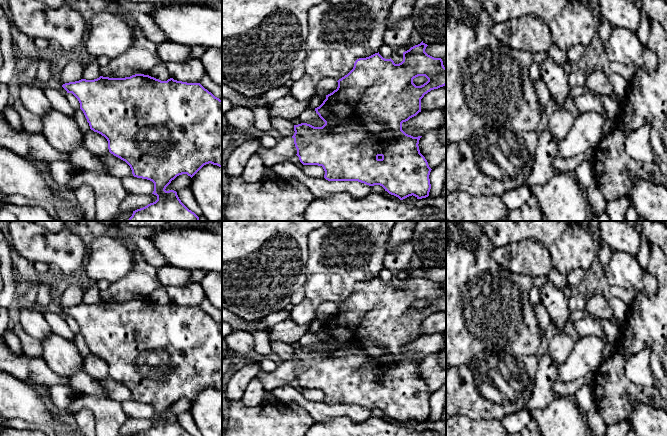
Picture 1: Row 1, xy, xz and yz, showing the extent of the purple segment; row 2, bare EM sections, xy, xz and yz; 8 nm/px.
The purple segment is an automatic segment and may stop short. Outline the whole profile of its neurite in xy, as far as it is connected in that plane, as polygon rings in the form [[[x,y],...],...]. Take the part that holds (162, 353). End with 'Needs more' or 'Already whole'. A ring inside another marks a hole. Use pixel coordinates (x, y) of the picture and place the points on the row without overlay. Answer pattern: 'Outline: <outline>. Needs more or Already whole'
Outline: [[[135,298],[125,302],[100,300],[94,304],[81,303],[79,305],[65,307],[62,311],[67,317],[72,317],[78,323],[80,333],[83,335],[90,353],[107,363],[109,376],[125,385],[130,390],[134,401],[147,403],[154,407],[154,415],[152,418],[157,420],[157,424],[133,436],[192,436],[181,426],[176,415],[166,415],[165,413],[177,400],[187,398],[192,402],[206,388],[211,387],[222,391],[222,324],[215,321],[200,307],[187,307],[174,304],[173,302],[170,302],[167,305],[161,305],[144,298]]]. Already whole

